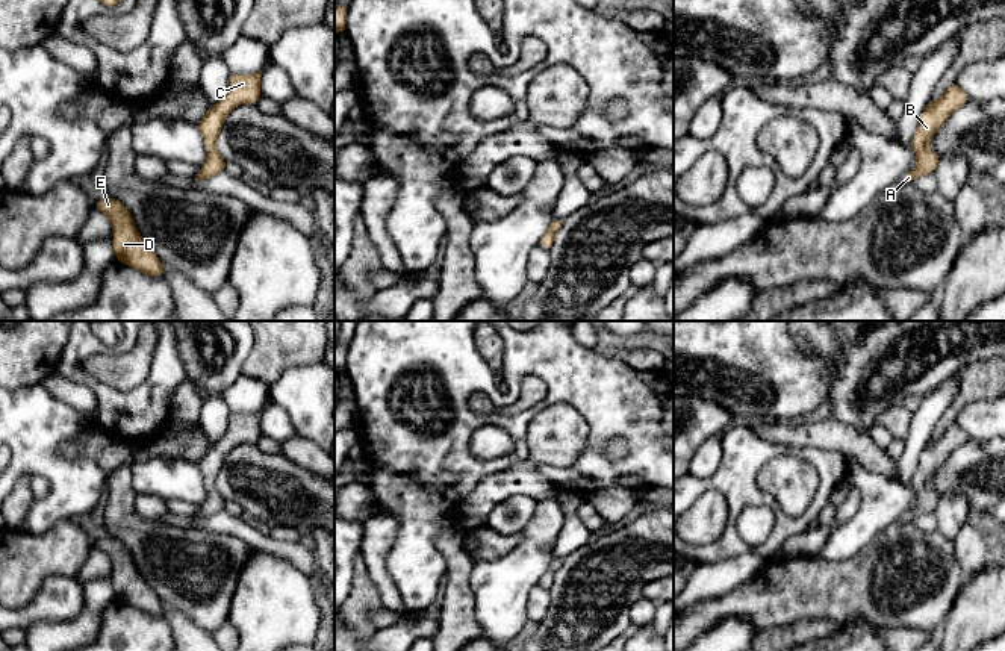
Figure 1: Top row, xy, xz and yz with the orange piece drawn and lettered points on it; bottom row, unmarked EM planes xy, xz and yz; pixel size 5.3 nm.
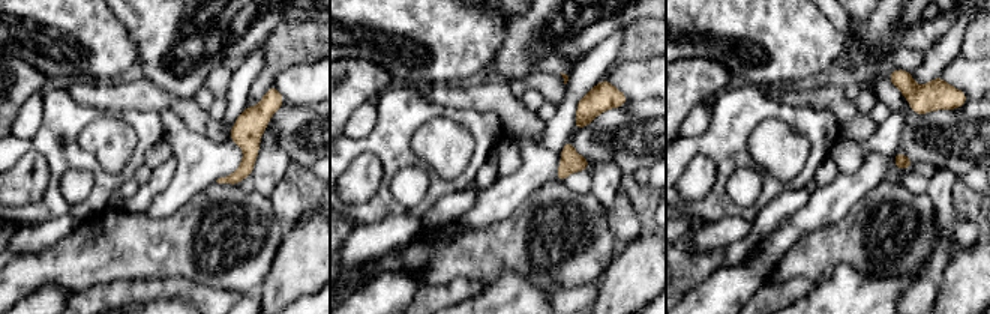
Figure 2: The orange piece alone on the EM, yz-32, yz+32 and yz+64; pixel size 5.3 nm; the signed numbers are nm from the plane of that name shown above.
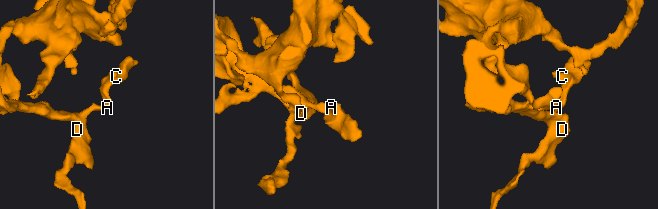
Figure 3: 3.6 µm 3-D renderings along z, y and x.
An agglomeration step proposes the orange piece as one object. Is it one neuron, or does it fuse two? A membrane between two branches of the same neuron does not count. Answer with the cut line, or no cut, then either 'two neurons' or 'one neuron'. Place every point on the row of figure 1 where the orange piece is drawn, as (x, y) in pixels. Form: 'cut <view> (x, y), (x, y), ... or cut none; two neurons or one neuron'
cut none; one neuron

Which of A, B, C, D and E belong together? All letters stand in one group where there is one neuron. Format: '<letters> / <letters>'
A B C D E

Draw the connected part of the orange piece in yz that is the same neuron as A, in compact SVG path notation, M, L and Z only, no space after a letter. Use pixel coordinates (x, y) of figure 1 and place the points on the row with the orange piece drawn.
M955 82L944 91L940 98L931 100L926 104L919 120L914 138L910 144L913 151L917 153L917 168L907 173L901 179L902 183L911 183L916 177L932 174L935 171L940 156L929 150L926 144L929 138L943 127L949 115L969 101L969 95Z

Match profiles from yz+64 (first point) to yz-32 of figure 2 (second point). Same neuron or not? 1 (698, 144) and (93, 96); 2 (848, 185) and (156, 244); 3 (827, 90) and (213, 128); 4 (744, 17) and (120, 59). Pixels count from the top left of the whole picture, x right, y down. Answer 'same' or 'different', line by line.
1: different
2: different
3: same
4: same

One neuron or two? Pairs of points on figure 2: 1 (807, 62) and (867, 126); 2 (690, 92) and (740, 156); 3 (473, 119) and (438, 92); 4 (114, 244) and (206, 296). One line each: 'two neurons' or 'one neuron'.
1: two neurons
2: two neurons
3: two neurons
4: two neurons

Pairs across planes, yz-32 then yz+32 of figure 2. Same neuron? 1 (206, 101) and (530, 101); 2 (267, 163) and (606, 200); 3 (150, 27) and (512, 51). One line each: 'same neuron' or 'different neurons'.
1: same neuron
2: same neuron
3: same neuron

